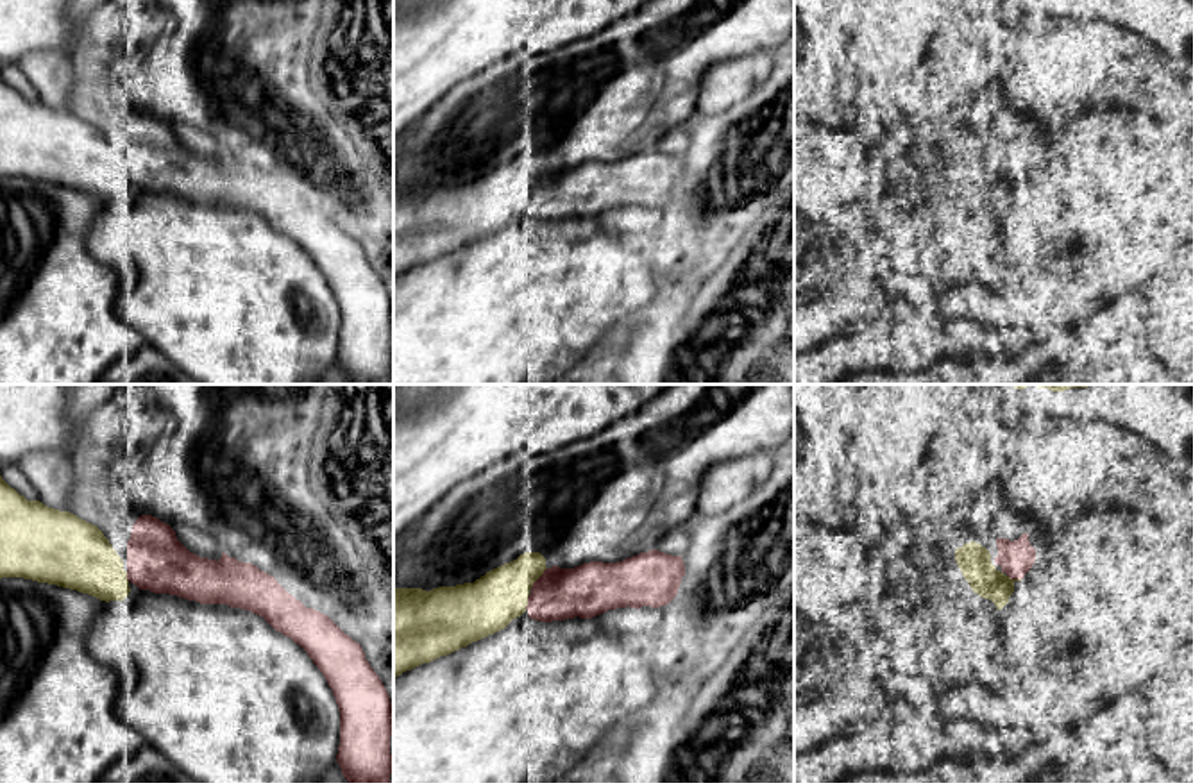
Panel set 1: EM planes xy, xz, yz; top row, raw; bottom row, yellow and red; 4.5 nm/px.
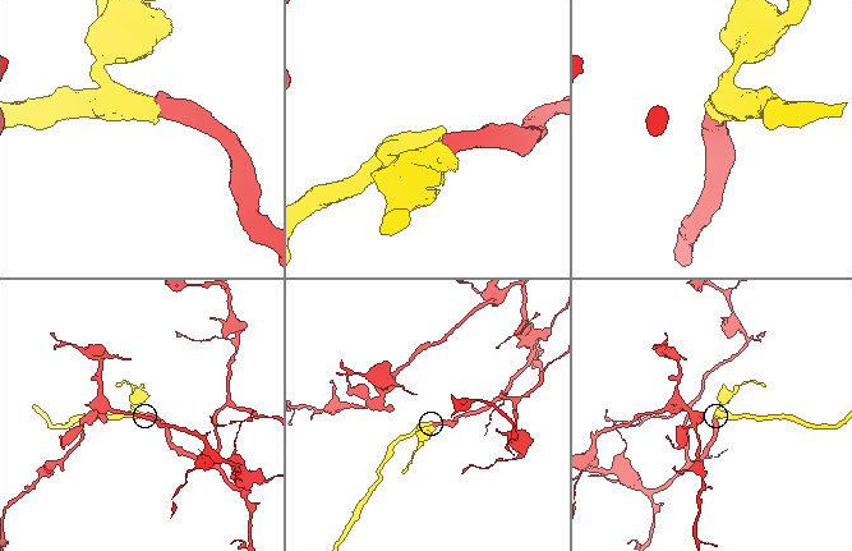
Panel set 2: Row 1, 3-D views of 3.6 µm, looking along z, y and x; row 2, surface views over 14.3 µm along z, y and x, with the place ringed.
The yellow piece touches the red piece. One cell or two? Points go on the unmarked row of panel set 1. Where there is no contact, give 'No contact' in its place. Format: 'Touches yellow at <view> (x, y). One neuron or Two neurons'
Touches yellow at xz (539, 176). One neuron

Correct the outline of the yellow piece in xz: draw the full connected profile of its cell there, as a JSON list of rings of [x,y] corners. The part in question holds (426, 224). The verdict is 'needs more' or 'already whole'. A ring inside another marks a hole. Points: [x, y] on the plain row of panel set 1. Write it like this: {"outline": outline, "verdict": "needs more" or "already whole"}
{"outline": [[[656,148],[617,163],[590,161],[574,168],[546,166],[540,152],[524,152],[474,182],[422,188],[393,188],[393,277],[472,241],[504,229],[524,211],[540,222],[592,218],[617,207],[660,207],[669,204],[685,175],[681,156]]], "verdict": "needs more"}

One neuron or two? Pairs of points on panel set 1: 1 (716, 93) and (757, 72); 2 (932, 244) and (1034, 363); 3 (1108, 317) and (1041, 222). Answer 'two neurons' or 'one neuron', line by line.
1: one neuron
2: two neurons
3: two neurons

